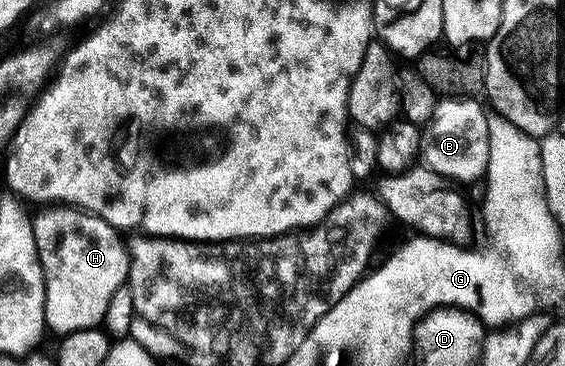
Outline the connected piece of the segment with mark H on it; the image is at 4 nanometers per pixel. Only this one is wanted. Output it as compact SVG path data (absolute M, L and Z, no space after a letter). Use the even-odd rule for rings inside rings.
M51 204L40 210L43 211L34 215L31 227L43 269L46 329L56 330L56 335L59 336L78 330L94 330L102 323L105 308L109 308L109 300L113 300L113 292L117 292L117 288L126 283L131 263L128 247L119 239L122 238L120 231L96 214L88 214L86 210L66 204Z

